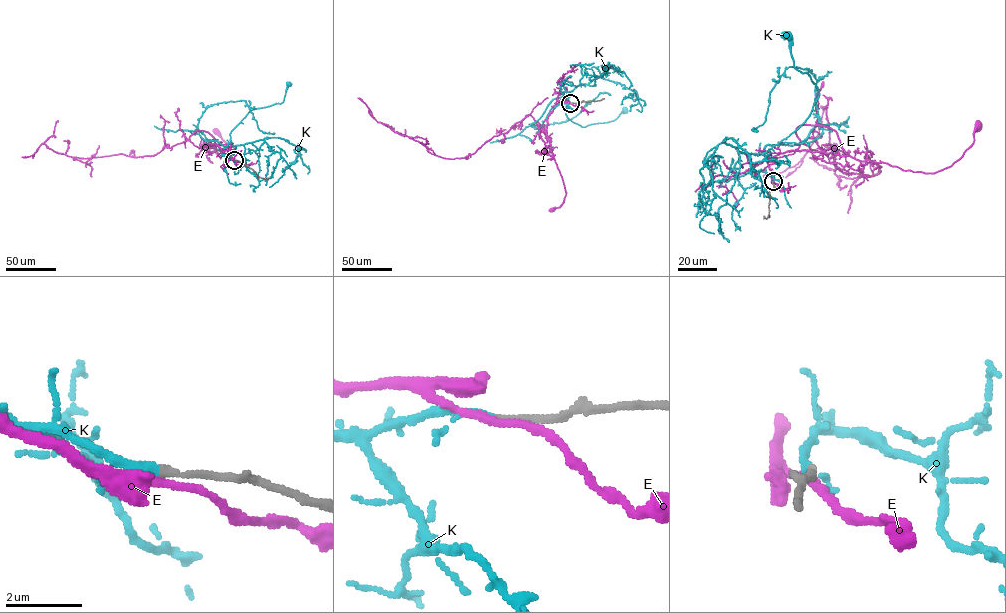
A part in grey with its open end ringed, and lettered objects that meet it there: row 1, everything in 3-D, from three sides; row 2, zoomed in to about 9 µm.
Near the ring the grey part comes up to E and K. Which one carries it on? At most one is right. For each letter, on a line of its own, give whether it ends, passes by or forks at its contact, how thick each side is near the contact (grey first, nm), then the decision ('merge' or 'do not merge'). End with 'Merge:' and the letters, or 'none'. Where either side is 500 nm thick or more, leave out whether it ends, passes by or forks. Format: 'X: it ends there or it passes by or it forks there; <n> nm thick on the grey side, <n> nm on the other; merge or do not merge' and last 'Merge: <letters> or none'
E: it passes by; 200 nm thick on the grey side, 200 nm on the other; do not merge
K: it passes by; 190 nm thick on the grey side, 150 nm on the other; merge
Merge: K

